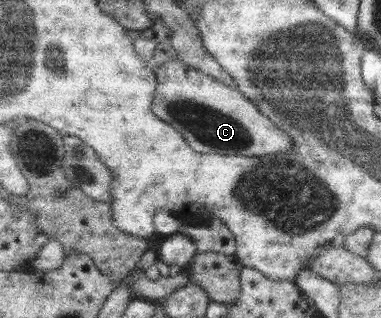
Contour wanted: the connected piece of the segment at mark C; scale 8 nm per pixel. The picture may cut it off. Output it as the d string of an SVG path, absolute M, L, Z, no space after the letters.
M176 58L154 65L156 89L152 99L152 112L180 132L192 150L204 154L216 153L227 156L264 156L288 154L296 143L284 130L280 130L268 116L260 113L256 105L216 78L198 72Z

